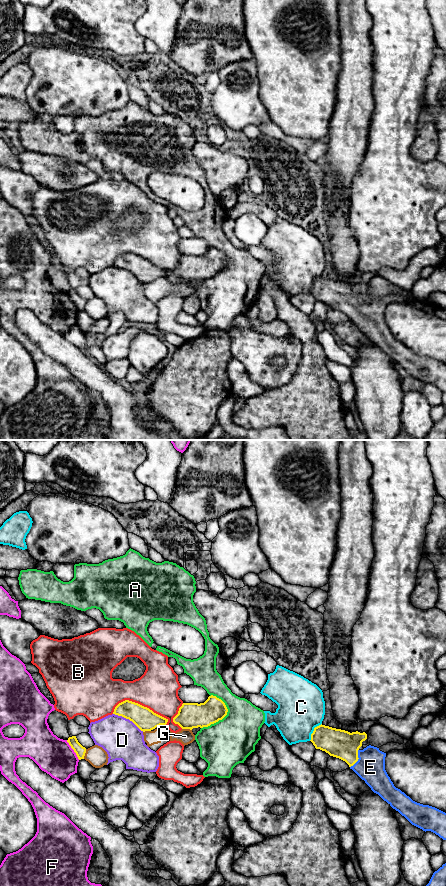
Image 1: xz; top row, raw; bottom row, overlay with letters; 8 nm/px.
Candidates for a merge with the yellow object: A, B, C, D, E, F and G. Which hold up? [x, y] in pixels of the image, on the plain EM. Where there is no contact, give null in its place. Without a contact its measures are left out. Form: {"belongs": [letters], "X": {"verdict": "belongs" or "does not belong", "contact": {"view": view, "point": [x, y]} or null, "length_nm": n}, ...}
{"belongs": ["E"], "A": {"verdict": "does not belong", "contact": {"view": "xz", "point": [223, 269]}, "length_nm": 300}, "B": {"verdict": "does not belong", "contact": {"view": "xz", "point": [139, 256]}, "length_nm": 460}, "C": {"verdict": "does not belong", "contact": {"view": "xz", "point": [313, 283]}, "length_nm": 170}, "D": {"verdict": "does not belong", "contact": {"view": "xz", "point": [128, 270]}, "length_nm": 280}, "E": {"verdict": "belongs", "contact": {"view": "xz", "point": [358, 310]}, "length_nm": 170}, "F": {"verdict": "does not belong", "contact": {"view": "xz", "point": [73, 301]}, "length_nm": 190}, "G": {"verdict": "does not belong", "contact": {"view": "xz", "point": [187, 280]}, "length_nm": 80}}

